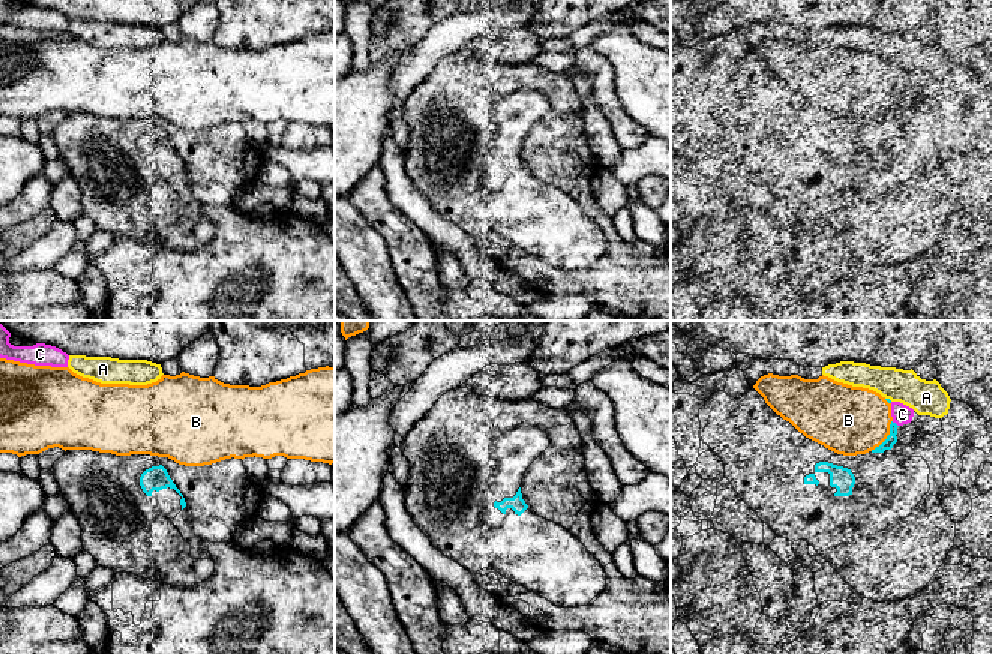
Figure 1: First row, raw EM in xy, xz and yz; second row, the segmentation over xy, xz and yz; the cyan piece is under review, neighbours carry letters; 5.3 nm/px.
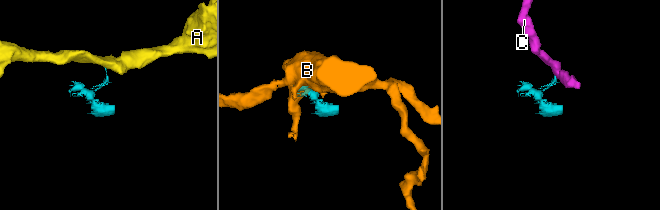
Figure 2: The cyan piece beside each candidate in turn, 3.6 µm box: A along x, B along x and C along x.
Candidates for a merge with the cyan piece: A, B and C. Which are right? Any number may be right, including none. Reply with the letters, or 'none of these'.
none of these

